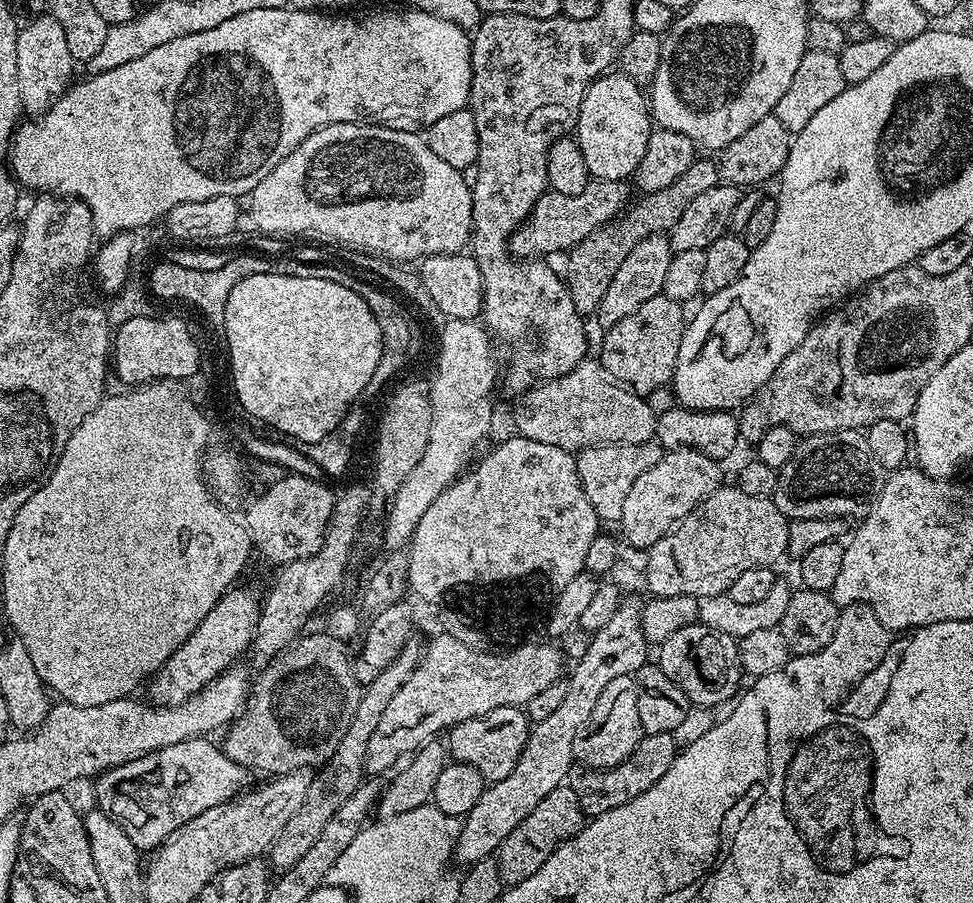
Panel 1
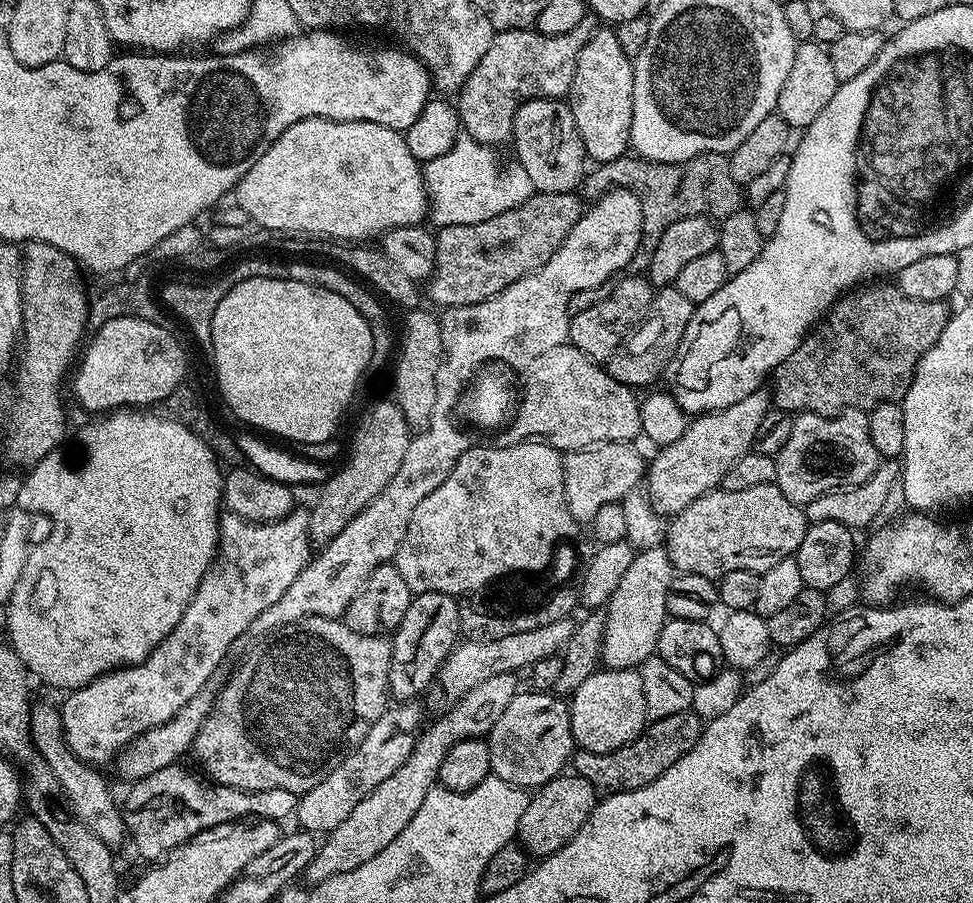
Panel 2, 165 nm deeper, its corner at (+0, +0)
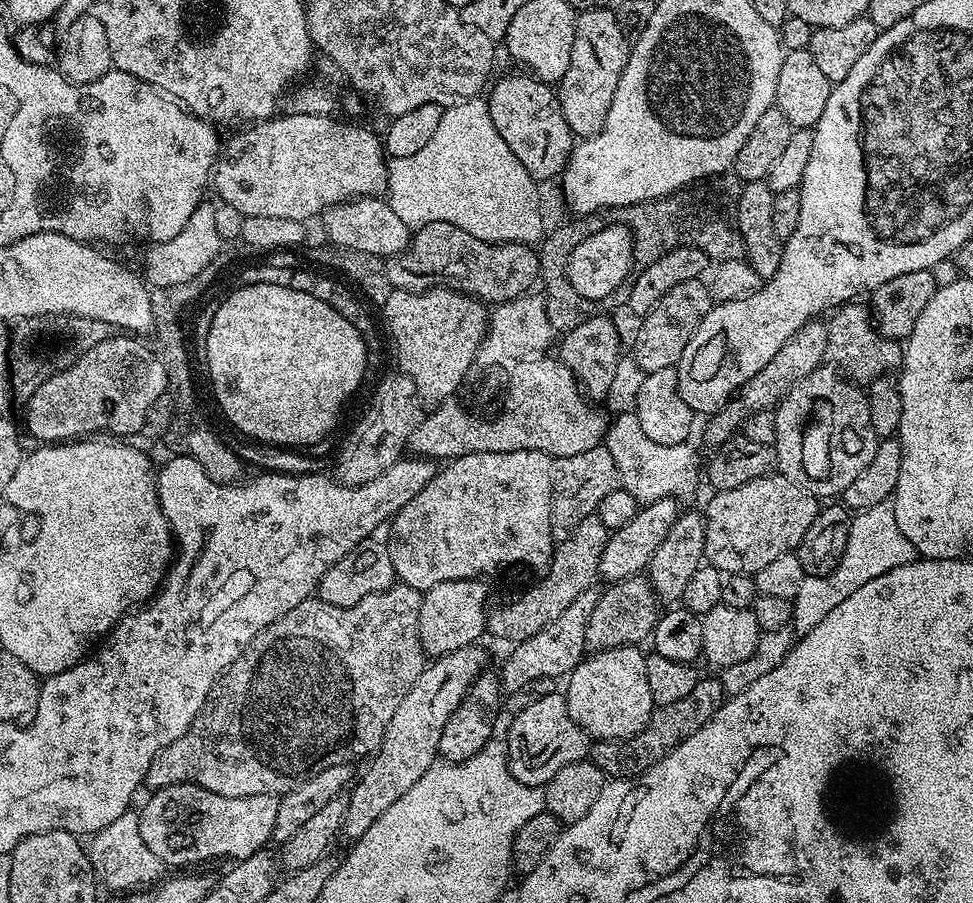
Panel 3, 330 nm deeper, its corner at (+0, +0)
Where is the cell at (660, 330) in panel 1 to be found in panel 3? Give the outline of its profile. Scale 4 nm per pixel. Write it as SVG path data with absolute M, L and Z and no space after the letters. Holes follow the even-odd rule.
M703 279L681 282L650 310L640 321L640 329L636 332L636 345L632 352L636 355L636 364L641 368L641 373L652 372L654 370L665 369L666 367L675 368L680 363L682 354L702 318L713 306L712 289Z

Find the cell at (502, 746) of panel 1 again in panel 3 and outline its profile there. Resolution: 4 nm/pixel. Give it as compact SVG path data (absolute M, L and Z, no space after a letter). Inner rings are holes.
M563 695L540 696L533 704L528 704L512 720L508 728L508 765L510 774L518 782L535 788L547 786L570 762L583 760L590 752L590 737L583 728L579 728L568 713L568 702Z

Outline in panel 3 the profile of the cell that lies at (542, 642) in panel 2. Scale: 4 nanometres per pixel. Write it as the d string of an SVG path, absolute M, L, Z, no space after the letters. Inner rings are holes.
M480 646L459 648L445 656L435 657L425 667L424 672L418 674L414 686L406 690L406 698L398 702L398 710L394 710L394 718L390 718L390 726L386 726L380 749L365 763L369 764L365 766L364 773L355 777L347 793L348 805L340 827L340 836L343 839L348 839L348 842L359 840L362 834L366 834L366 830L370 830L370 826L374 826L374 822L378 822L378 818L382 818L382 814L386 814L386 810L390 810L390 806L394 806L394 802L398 802L398 798L402 798L402 794L406 794L406 790L410 790L410 786L414 786L414 782L418 782L418 778L422 778L422 774L426 774L426 770L430 770L432 764L437 763L442 730L450 714L458 710L464 697L468 695L472 683L481 676L483 668L480 667L483 664L484 652Z

